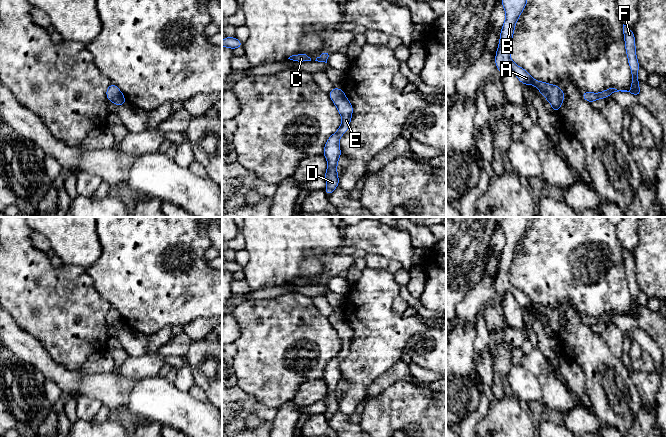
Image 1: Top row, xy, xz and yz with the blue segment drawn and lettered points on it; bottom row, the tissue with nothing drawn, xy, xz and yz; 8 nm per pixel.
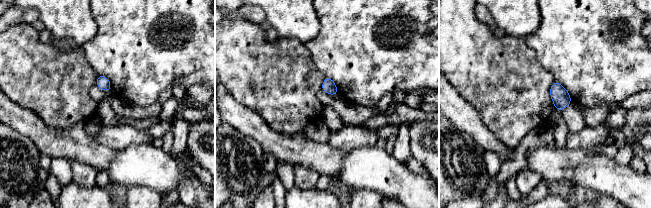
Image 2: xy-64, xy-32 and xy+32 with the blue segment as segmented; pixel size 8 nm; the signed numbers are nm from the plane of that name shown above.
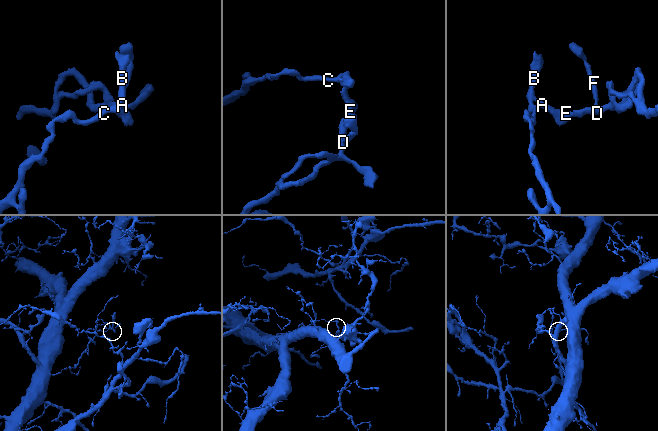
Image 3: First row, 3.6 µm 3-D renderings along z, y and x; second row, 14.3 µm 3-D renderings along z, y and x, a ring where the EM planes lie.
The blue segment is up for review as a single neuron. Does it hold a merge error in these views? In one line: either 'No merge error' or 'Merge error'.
No merge error

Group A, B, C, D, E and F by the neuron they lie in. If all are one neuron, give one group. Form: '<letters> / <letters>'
A B C D E F

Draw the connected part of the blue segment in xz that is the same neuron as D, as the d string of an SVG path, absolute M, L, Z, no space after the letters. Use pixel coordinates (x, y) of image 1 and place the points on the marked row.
M335 87L329 92L328 96L333 100L333 103L336 105L340 115L342 116L341 126L328 138L323 152L323 155L326 157L328 162L328 168L324 174L327 181L324 191L329 197L335 188L339 186L337 162L342 154L339 148L339 139L349 129L353 106L345 96L343 89Z

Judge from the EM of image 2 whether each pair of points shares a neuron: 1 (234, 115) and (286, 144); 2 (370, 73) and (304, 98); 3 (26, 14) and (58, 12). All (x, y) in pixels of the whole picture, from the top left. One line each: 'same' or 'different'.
1: same
2: different
3: different

